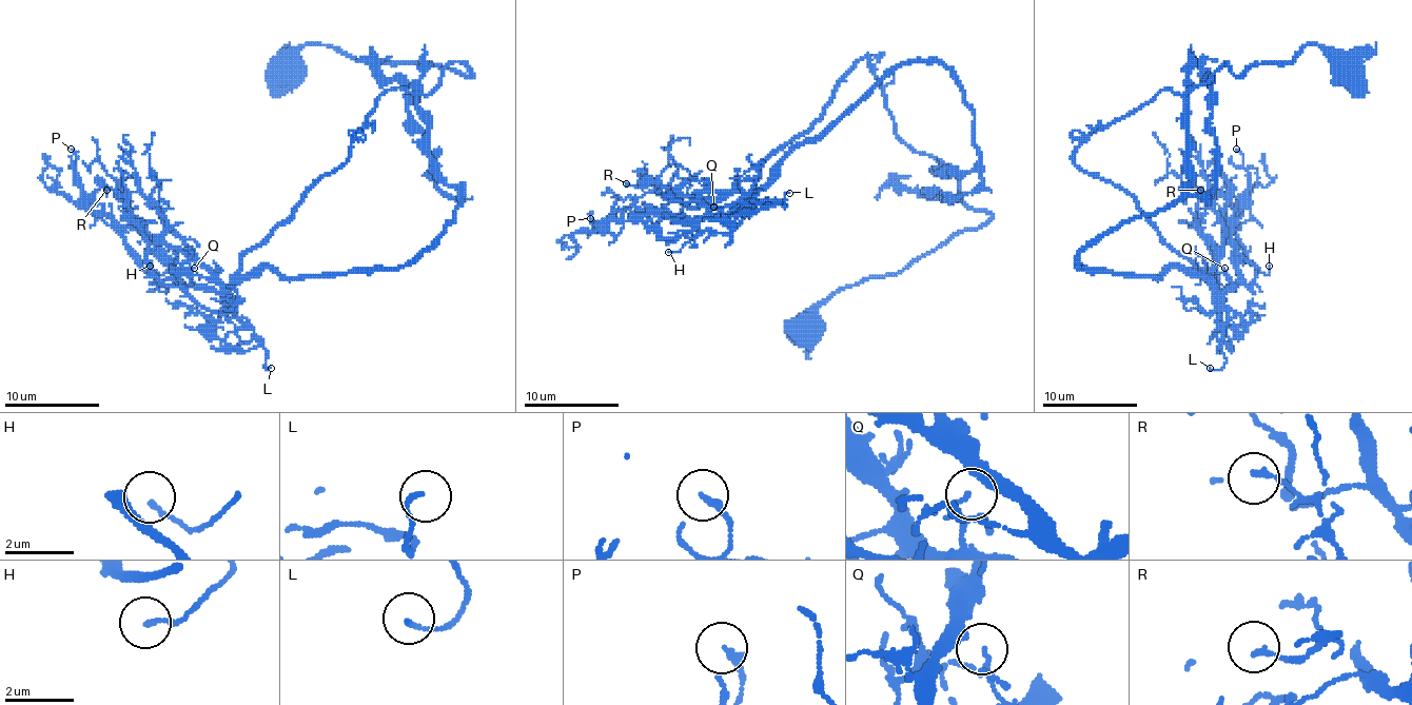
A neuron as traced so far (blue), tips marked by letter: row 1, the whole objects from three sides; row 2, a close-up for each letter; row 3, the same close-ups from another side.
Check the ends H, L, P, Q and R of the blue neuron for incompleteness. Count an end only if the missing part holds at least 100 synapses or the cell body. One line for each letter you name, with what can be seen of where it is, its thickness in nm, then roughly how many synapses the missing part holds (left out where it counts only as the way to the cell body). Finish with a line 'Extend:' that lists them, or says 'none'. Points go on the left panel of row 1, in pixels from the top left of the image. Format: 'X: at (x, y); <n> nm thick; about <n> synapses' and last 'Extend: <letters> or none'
Extend: none

